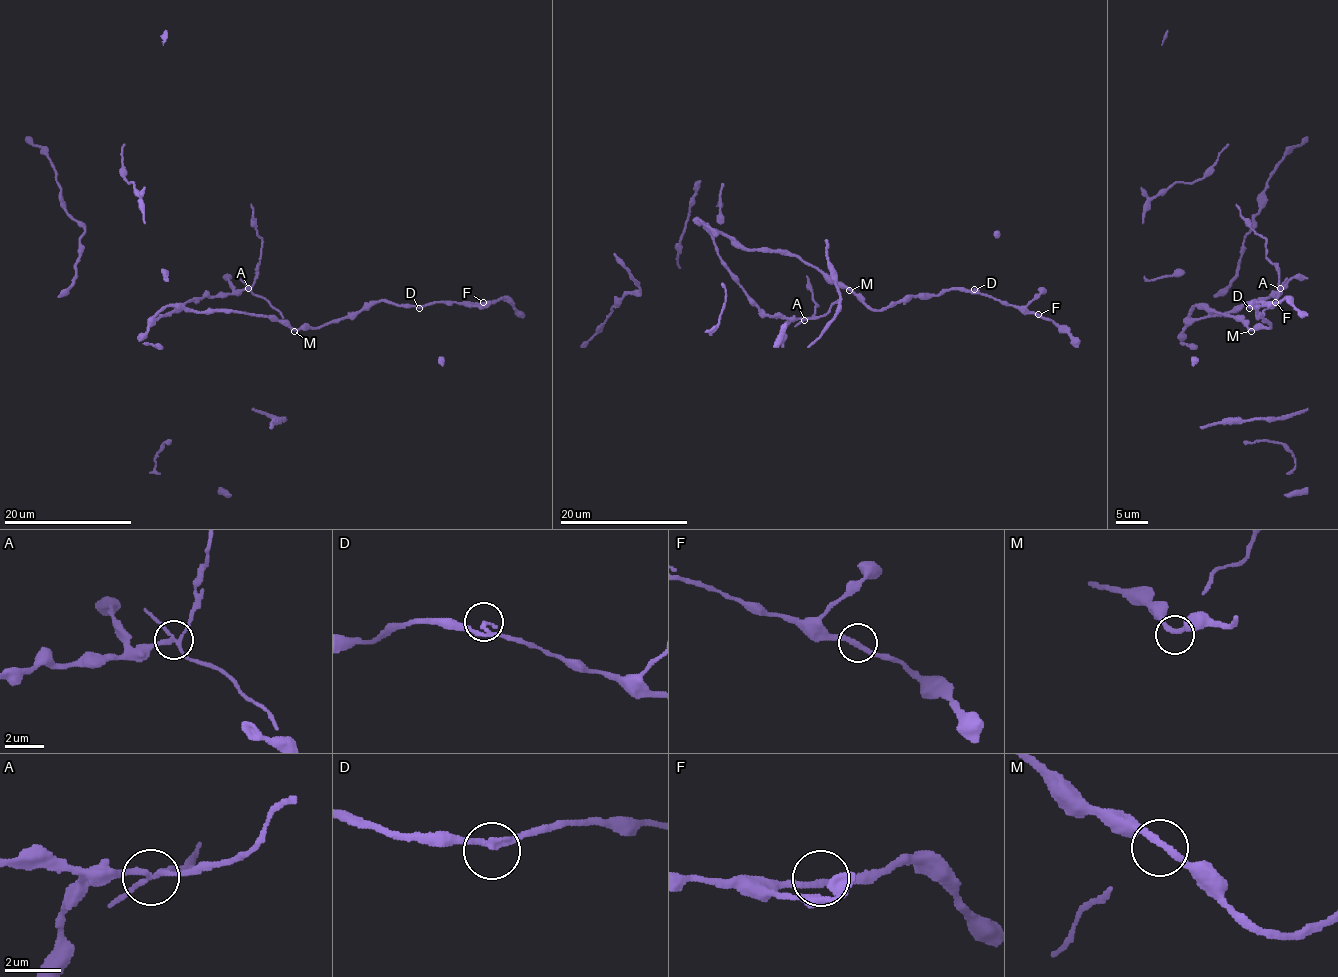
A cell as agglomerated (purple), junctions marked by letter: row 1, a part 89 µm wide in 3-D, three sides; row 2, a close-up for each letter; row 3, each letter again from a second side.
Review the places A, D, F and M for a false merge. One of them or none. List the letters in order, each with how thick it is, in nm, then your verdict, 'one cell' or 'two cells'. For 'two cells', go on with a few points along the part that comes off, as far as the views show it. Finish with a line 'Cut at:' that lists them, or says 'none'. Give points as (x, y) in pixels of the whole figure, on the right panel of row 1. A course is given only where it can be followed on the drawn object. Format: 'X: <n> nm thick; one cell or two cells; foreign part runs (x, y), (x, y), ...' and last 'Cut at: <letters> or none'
A: 190 nm thick; two cells; foreign part runs (1280, 288), (1278, 268), (1265, 255), (1265, 239), (1240, 214), (1236, 204)
D: 240 nm thick; one cell
F: 220 nm thick; one cell
M: 240 nm thick; one cell
Cut at: A

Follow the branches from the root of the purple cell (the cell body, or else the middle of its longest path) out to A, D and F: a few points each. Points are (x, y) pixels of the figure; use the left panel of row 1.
A: (170, 305), (162, 308), (154, 318), (206, 296), (239, 294), (249, 288)
D: (170, 305), (183, 305), (191, 312), (265, 315), (287, 323), (294, 329), (324, 326), (382, 300), (419, 308)
F: (170, 305), (191, 312), (265, 315), (307, 329), (382, 300), (415, 307), (483, 302)

